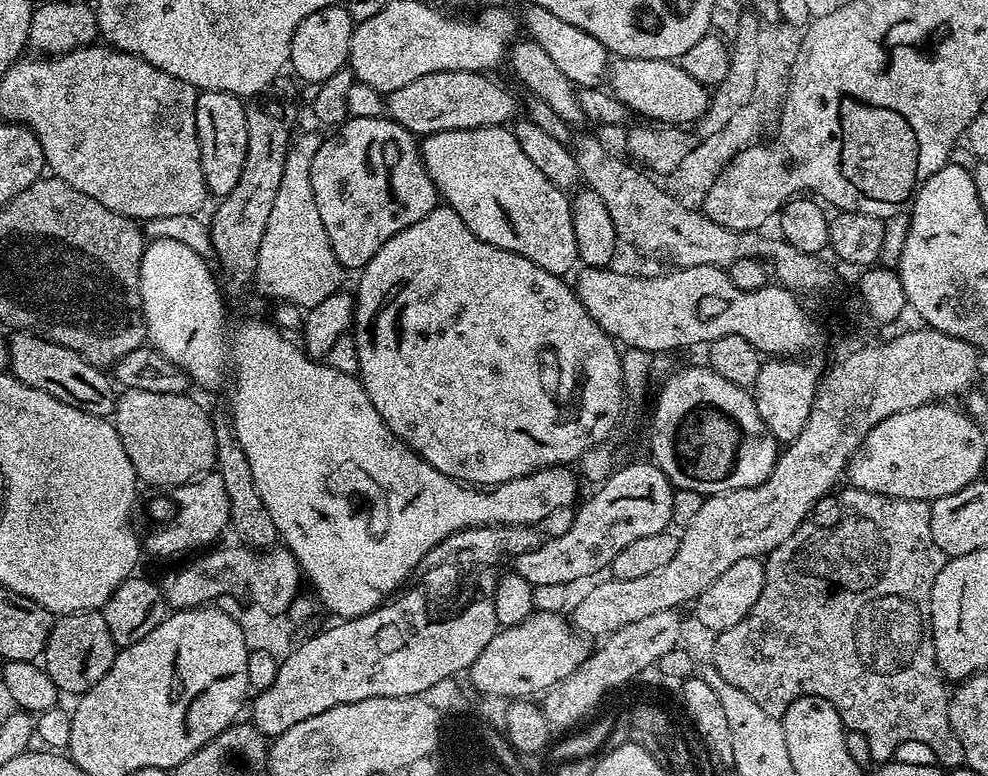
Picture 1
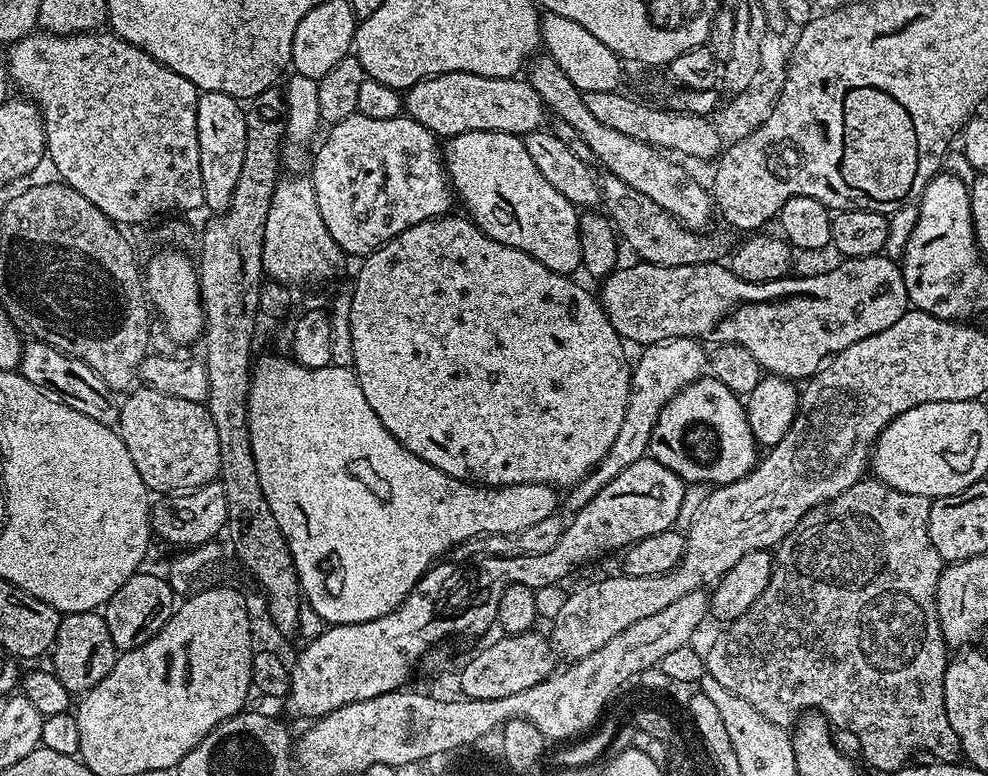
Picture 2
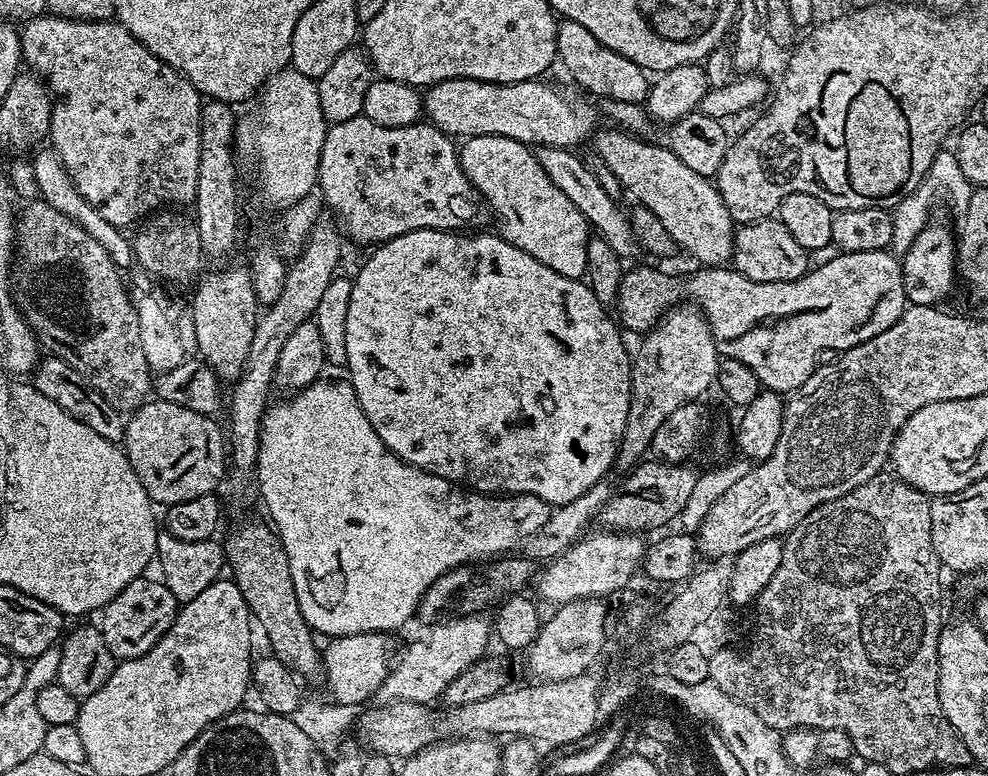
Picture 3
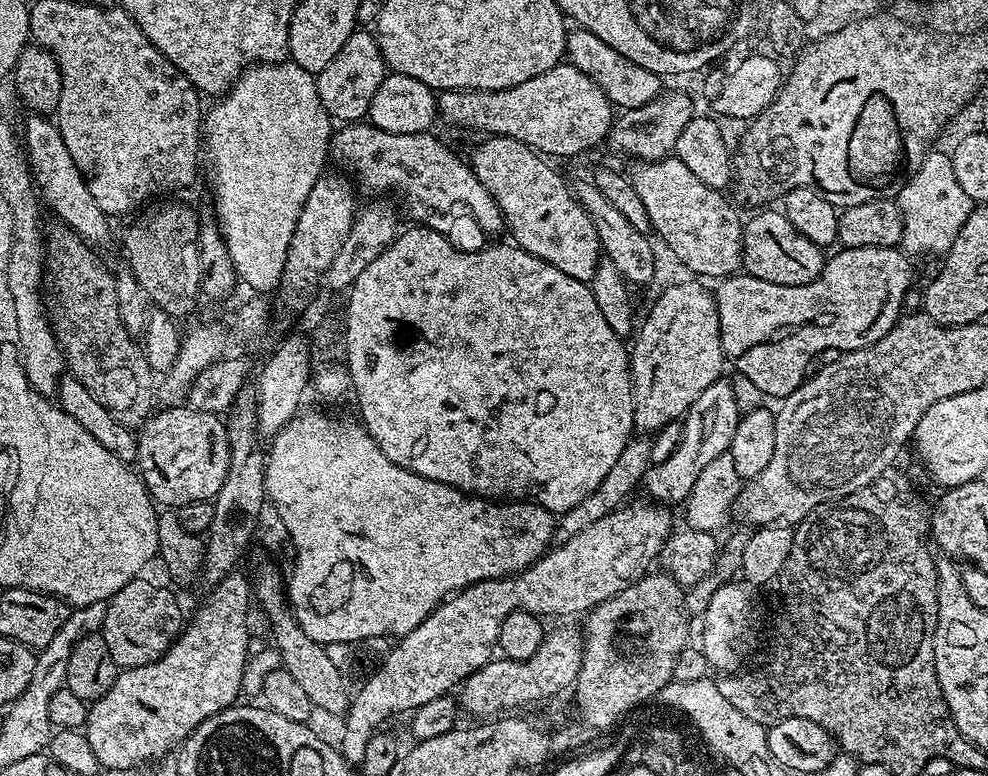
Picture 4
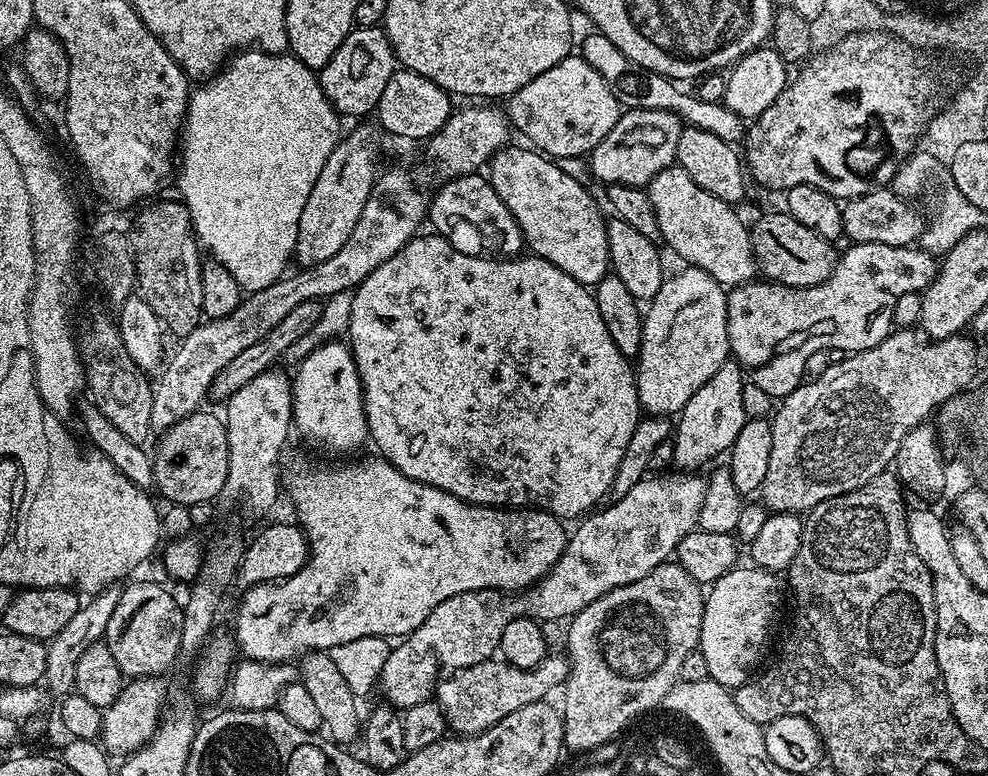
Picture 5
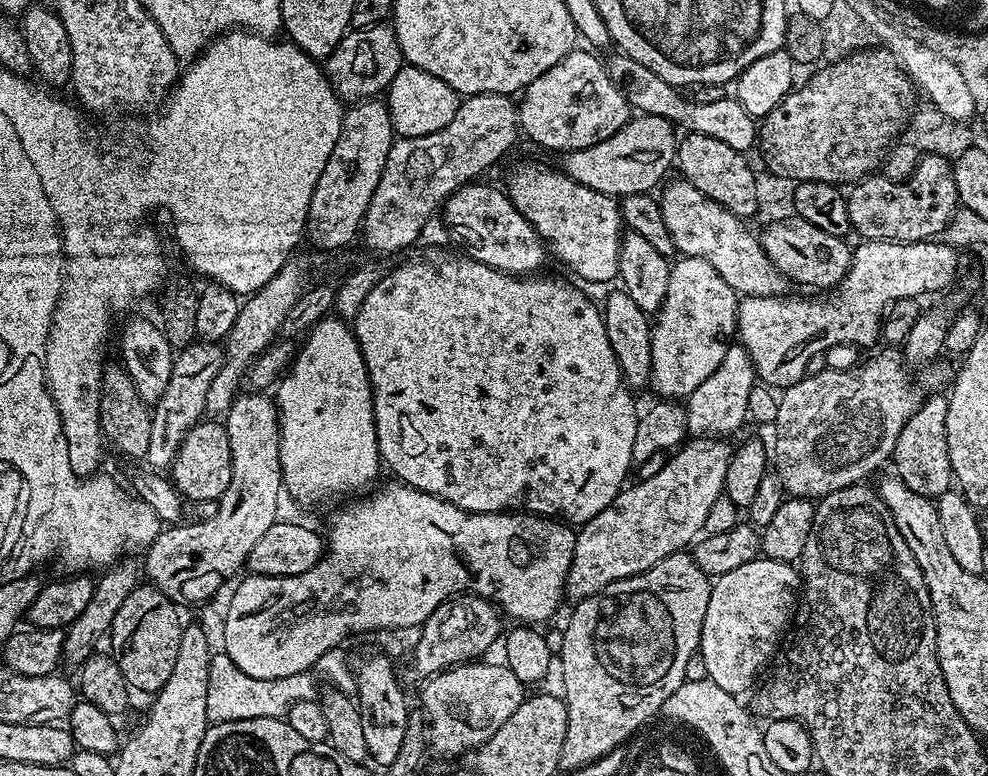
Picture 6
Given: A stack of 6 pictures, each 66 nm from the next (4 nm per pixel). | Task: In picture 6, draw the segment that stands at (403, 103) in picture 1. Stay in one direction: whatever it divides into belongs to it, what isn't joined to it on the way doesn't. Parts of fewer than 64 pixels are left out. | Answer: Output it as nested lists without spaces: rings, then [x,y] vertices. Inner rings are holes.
[[[573,50],[568,53],[562,62],[550,66],[546,74],[534,78],[530,86],[524,89],[518,100],[518,111],[520,113],[520,126],[523,135],[529,136],[540,148],[549,148],[552,152],[567,154],[577,152],[580,148],[594,146],[622,130],[622,126],[630,119],[630,105],[627,98],[622,94],[619,86],[612,81],[607,67],[591,51],[580,52]]]

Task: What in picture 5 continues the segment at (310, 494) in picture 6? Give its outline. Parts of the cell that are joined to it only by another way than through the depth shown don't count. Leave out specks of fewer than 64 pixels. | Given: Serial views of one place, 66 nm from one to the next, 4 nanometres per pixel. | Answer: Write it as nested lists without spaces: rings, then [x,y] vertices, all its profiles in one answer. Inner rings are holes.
[[[339,339],[331,340],[314,350],[295,369],[292,380],[292,423],[295,435],[300,435],[310,447],[321,448],[324,452],[356,452],[364,443],[369,443],[364,387],[347,343]]]

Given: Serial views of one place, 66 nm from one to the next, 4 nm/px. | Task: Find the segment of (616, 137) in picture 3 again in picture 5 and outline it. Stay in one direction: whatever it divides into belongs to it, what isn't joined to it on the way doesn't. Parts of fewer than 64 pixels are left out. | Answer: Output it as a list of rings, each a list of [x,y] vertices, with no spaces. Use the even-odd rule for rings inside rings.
[[[679,166],[659,172],[646,185],[646,191],[658,218],[661,241],[666,242],[684,260],[683,263],[704,269],[725,288],[751,283],[757,277],[751,231],[733,205],[702,190],[702,186]]]

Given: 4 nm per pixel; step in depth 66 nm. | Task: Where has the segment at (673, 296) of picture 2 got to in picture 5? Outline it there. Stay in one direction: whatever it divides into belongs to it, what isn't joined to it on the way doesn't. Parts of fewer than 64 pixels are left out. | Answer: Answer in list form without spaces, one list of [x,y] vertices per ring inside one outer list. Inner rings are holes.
[[[849,243],[847,247],[845,252],[843,249],[839,253],[830,278],[818,286],[788,288],[784,284],[751,282],[733,287],[727,293],[731,355],[746,373],[747,379],[761,387],[770,397],[783,398],[799,388],[805,379],[804,367],[811,356],[819,357],[830,348],[851,354],[878,346],[878,342],[882,342],[893,331],[892,315],[898,298],[911,292],[922,293],[937,274],[937,257],[920,251],[916,246],[903,248]]]

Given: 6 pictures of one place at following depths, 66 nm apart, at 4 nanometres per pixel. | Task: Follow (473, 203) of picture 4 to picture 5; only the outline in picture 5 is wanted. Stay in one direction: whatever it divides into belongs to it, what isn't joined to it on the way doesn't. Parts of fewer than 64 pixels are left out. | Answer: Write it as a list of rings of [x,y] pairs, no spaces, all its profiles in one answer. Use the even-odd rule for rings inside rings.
[[[483,175],[457,176],[454,180],[443,181],[435,192],[428,206],[427,219],[430,224],[432,220],[433,226],[436,227],[433,229],[451,244],[461,243],[460,220],[465,220],[480,235],[480,240],[486,247],[504,248],[505,257],[515,258],[525,251],[524,235],[520,233],[514,214],[506,210],[506,202],[498,198],[494,186]]]

